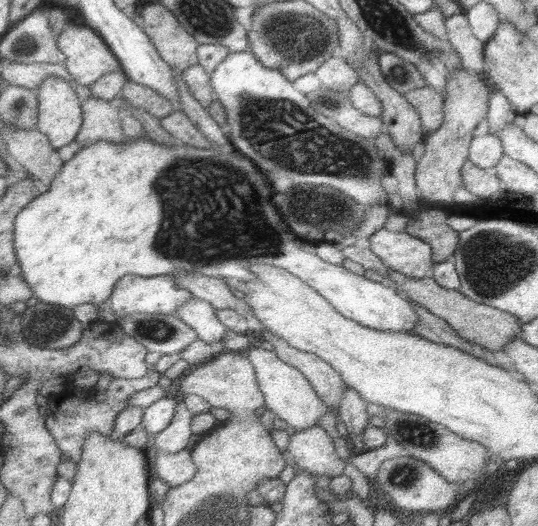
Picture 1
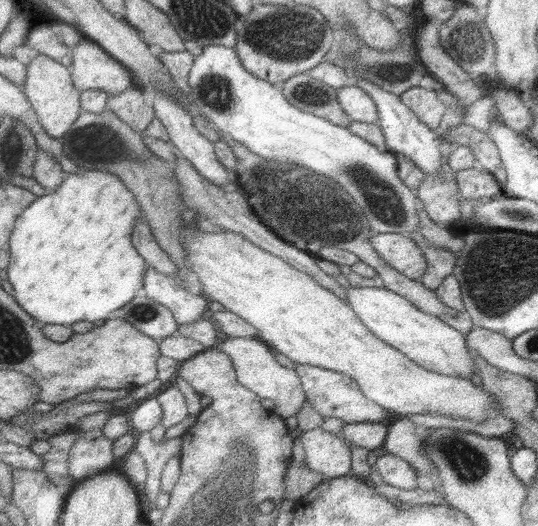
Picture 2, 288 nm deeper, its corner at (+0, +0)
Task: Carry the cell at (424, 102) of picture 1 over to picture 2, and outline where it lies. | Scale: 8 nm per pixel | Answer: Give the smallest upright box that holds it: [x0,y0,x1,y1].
[399,86,447,130]

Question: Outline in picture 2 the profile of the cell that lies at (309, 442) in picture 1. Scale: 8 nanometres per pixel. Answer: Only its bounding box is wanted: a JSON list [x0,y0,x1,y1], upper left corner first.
[299,428,351,478]

